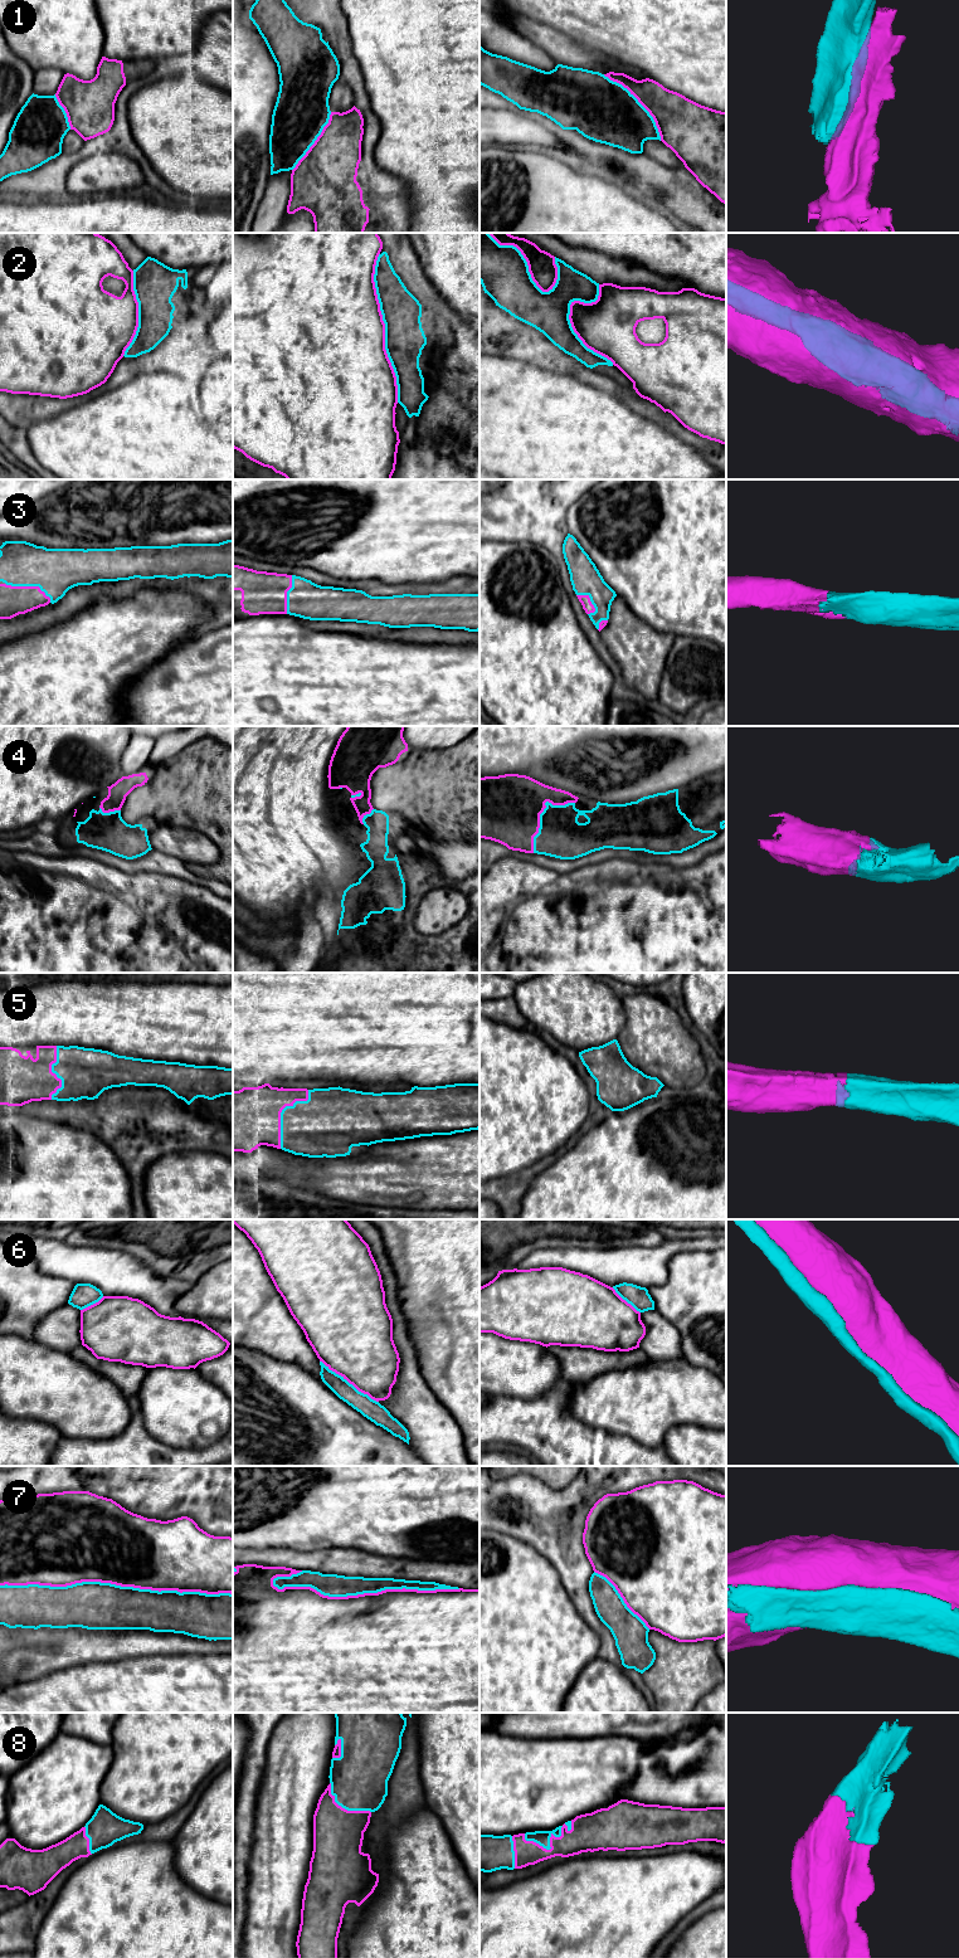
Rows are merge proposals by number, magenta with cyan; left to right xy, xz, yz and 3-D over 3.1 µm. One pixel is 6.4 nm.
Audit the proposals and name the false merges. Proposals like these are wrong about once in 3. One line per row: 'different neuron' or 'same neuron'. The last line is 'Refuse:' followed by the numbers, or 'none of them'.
1: different neuron
2: different neuron
3: same neuron
4: same neuron
5: same neuron
6: different neuron
7: different neuron
8: same neuron
Refuse: 1, 2, 6, 7

